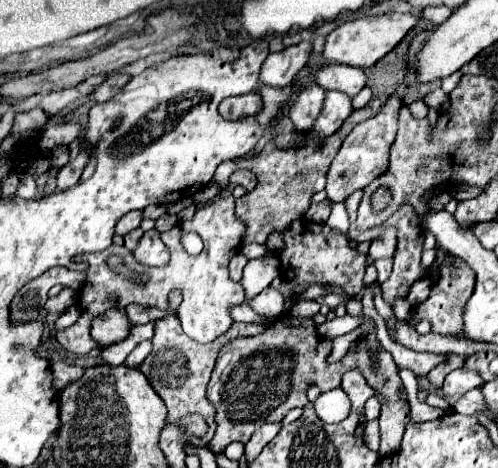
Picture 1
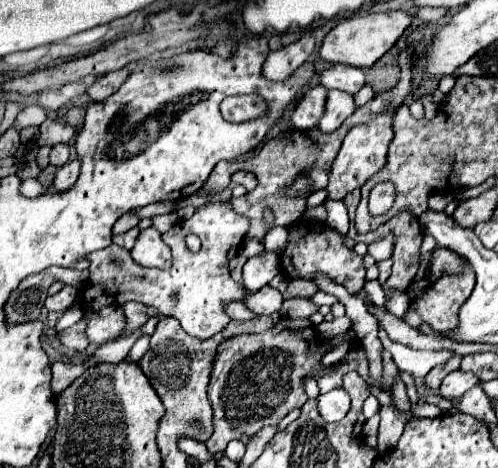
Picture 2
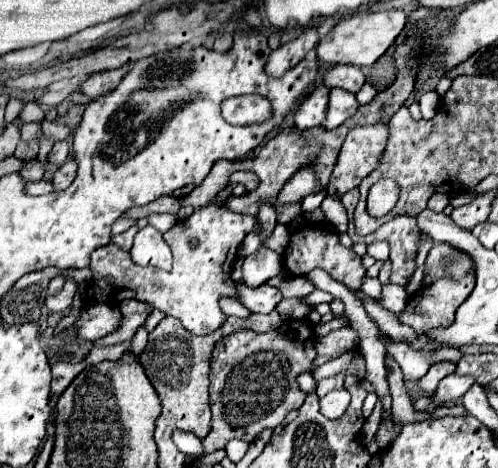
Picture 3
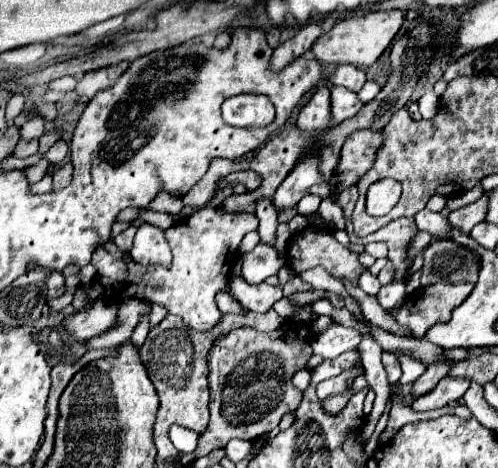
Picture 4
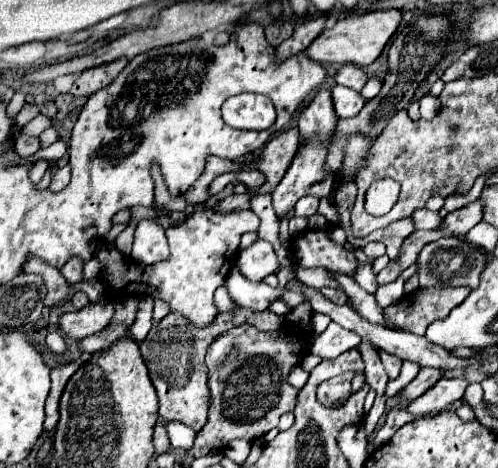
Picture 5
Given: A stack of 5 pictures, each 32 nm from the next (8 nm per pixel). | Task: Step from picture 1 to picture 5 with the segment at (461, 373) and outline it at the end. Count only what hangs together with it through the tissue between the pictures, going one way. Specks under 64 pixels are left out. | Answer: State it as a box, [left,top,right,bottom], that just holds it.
[406,378,468,414]

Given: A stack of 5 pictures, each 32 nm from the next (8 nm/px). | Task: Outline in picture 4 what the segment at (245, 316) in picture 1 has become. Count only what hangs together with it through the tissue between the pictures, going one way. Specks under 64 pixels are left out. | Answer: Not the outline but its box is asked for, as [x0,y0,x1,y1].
[216,292,244,314]

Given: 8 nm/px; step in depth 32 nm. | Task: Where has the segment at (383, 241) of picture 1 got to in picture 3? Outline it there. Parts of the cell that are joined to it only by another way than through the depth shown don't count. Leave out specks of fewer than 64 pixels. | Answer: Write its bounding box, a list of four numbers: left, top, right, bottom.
[368,242,390,260]

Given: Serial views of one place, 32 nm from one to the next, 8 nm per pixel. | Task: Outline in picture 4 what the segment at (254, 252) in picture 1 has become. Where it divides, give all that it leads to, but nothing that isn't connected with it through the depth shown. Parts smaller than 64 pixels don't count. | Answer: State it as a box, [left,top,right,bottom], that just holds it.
[238,231,260,254]

